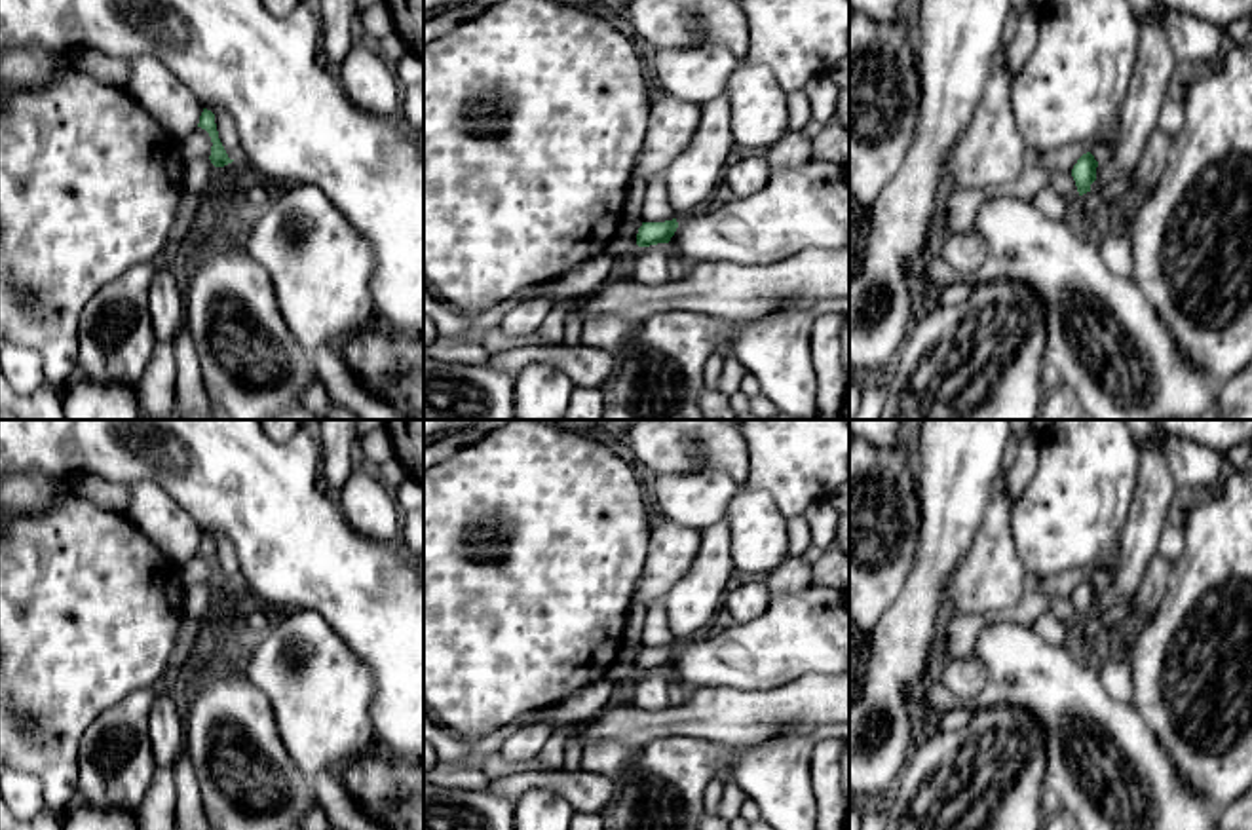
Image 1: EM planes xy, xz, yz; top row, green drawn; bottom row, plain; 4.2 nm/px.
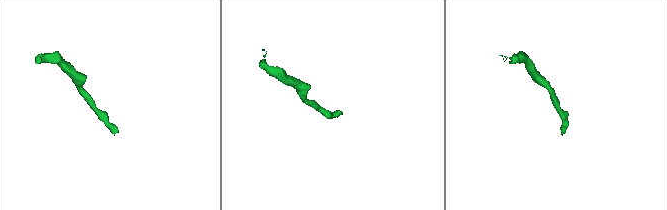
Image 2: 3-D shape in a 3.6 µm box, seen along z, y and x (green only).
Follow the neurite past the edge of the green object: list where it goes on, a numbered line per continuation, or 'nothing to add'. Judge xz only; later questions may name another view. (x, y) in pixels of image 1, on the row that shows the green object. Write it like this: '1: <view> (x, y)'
nothing to add

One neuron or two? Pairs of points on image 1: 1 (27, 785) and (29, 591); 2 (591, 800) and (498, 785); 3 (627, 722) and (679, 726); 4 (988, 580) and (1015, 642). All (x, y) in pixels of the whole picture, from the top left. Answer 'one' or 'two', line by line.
1: two
2: one
3: one
4: two

